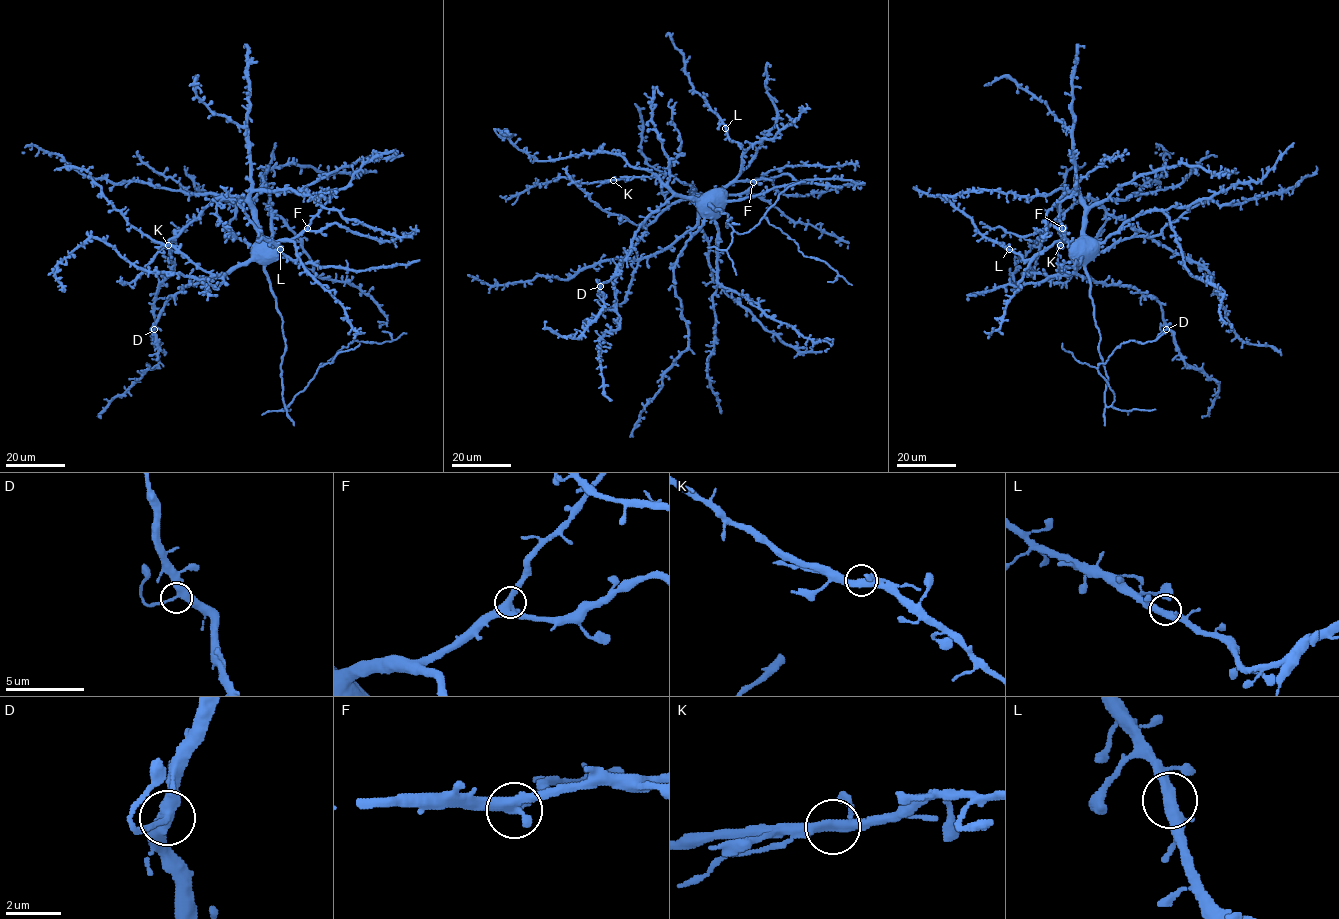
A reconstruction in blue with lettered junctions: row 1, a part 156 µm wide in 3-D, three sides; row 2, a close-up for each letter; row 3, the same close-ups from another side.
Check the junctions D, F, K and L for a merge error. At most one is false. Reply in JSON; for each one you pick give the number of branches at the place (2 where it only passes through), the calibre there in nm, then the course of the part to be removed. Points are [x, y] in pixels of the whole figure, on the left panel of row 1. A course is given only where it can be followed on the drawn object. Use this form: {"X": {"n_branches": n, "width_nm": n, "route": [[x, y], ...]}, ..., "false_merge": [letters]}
{"K": {"n_branches": 3, "width_nm": 360, "route": [[167, 245], [151, 241]]}, "false_merge": ["K"]}

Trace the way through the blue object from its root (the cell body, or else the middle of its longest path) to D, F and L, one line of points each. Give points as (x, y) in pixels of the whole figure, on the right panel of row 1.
D: (1081, 243), (1076, 272), (1106, 284), (1134, 287), (1146, 296), (1152, 296), (1160, 304), (1166, 329)
F: (1081, 243), (1064, 241), (1062, 228)
L: (1081, 243), (1055, 241), (1025, 260), (1009, 249)

